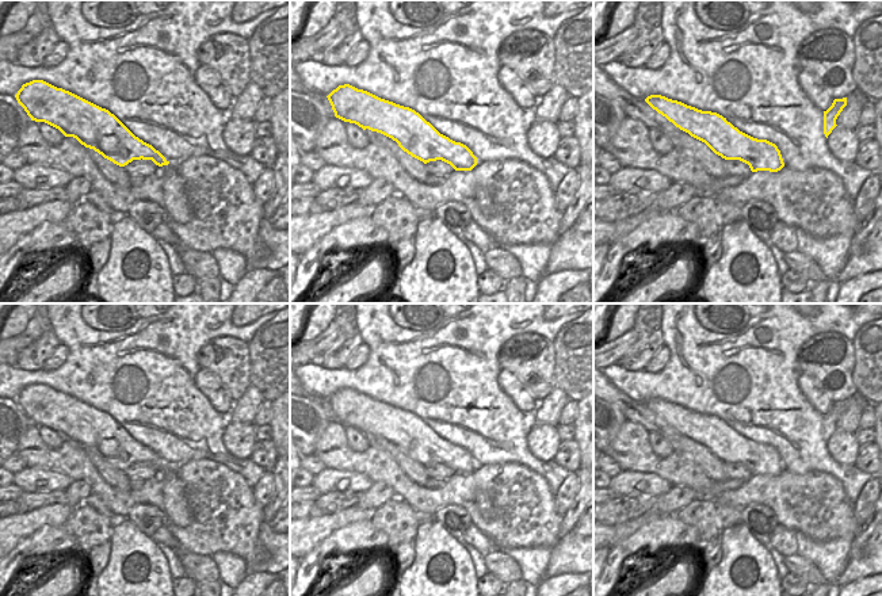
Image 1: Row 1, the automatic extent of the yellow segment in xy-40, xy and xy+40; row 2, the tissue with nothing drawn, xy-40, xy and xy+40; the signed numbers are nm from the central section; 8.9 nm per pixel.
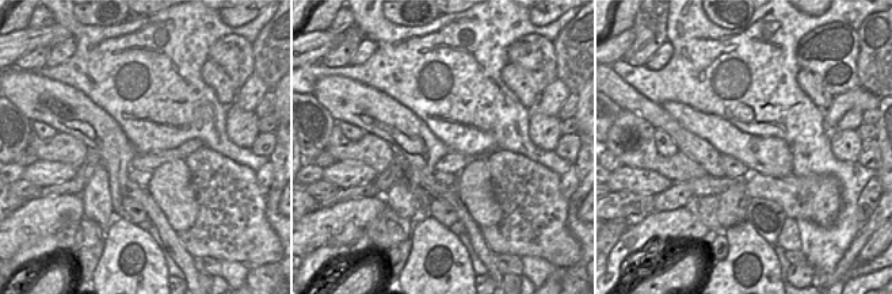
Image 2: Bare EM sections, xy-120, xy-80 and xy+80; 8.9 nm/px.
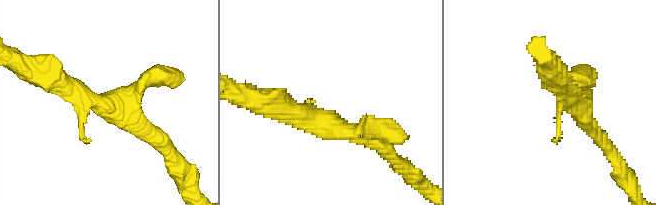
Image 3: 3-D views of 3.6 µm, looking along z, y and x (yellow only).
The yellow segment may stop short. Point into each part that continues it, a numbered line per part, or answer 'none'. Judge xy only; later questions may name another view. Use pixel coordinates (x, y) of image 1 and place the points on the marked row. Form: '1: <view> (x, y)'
none

